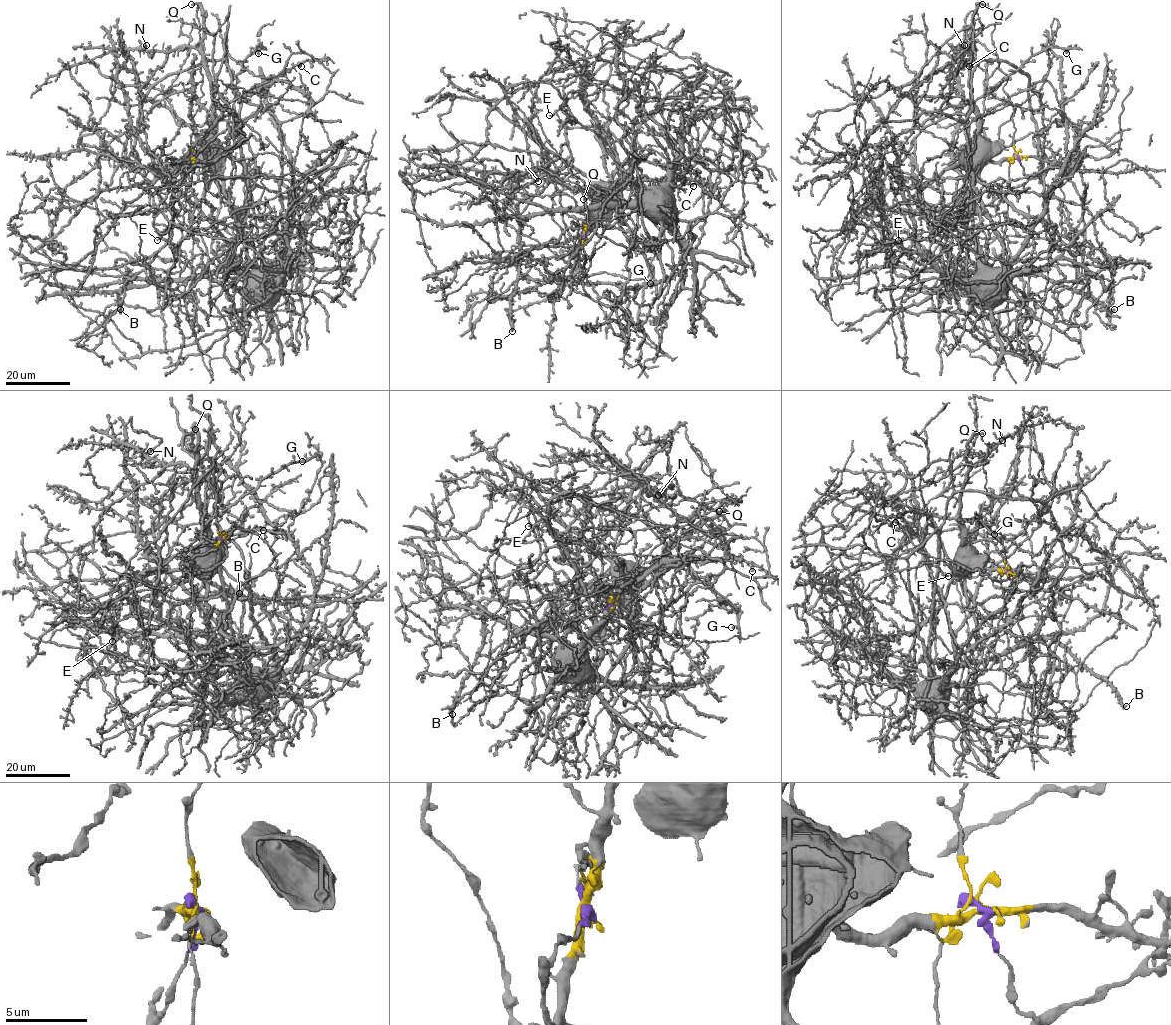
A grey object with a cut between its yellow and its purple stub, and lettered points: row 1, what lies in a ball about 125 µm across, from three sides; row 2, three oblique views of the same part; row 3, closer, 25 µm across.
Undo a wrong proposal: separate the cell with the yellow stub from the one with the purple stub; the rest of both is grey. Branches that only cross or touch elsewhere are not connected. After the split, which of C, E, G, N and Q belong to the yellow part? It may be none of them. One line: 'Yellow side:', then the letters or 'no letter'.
Yellow side: C, G, N, Q

